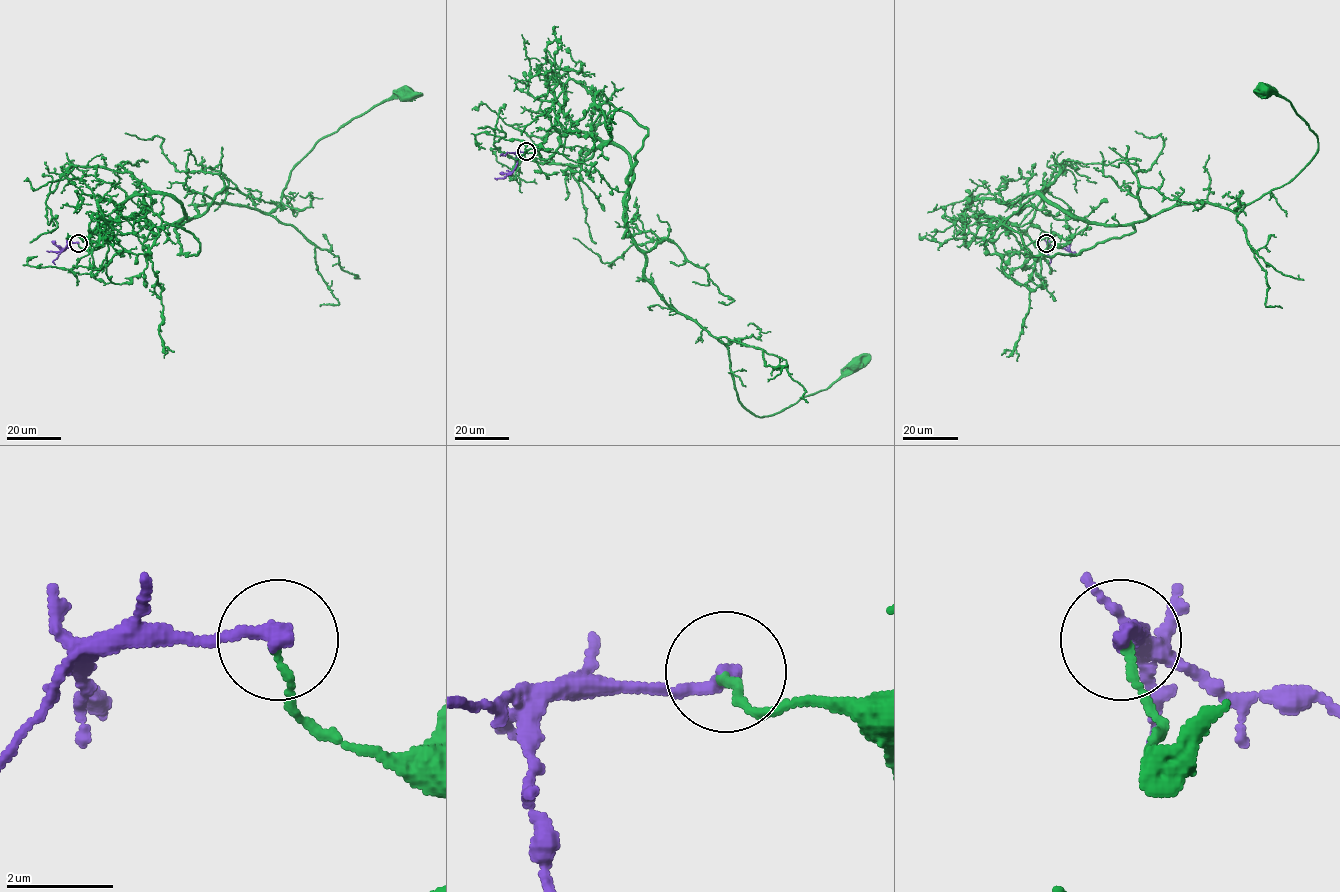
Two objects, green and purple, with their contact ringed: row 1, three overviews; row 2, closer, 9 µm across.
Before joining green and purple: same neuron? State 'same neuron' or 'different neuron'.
different neuron

